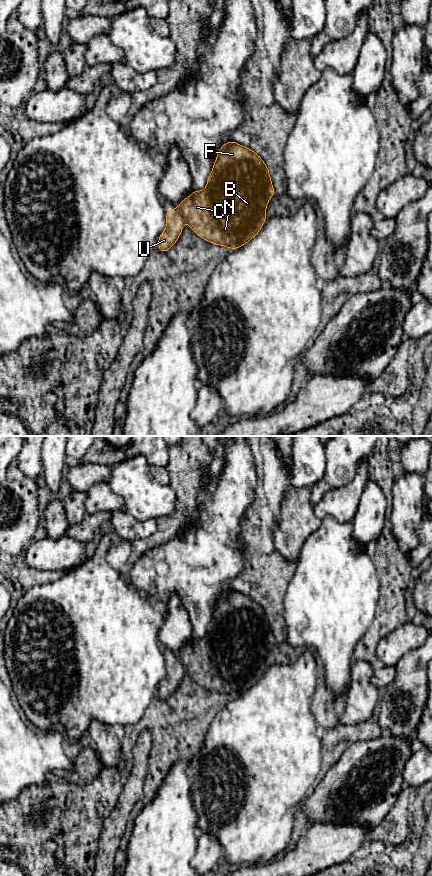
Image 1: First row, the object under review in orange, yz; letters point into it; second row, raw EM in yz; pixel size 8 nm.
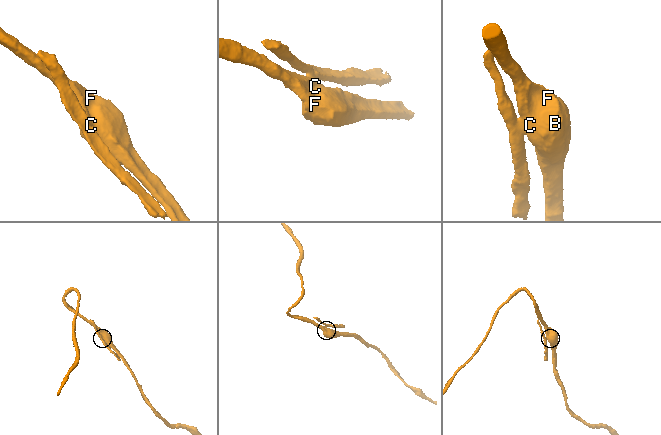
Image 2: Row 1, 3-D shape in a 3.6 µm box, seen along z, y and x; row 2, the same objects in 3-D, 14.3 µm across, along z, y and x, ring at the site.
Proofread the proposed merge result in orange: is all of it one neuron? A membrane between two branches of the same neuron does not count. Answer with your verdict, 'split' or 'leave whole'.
split

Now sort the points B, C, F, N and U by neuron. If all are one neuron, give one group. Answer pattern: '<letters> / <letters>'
B C F N / U

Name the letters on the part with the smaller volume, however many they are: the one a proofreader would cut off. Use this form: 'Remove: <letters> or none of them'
Remove: U

